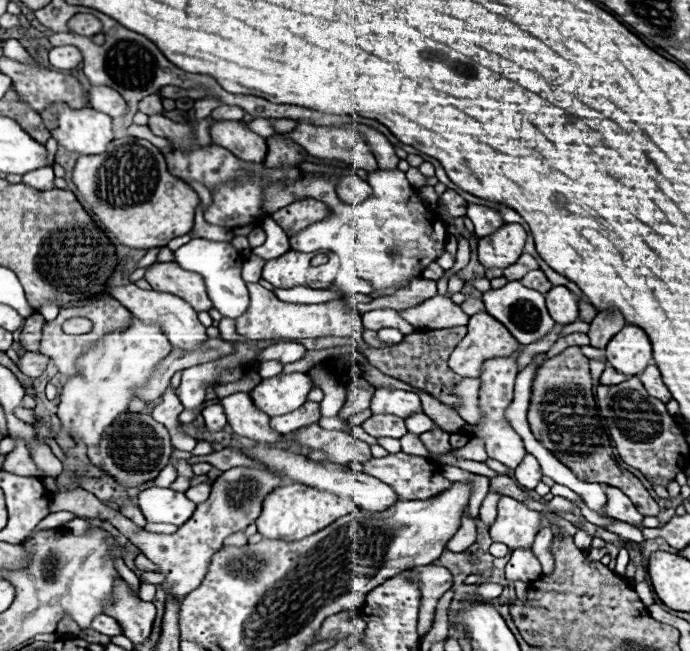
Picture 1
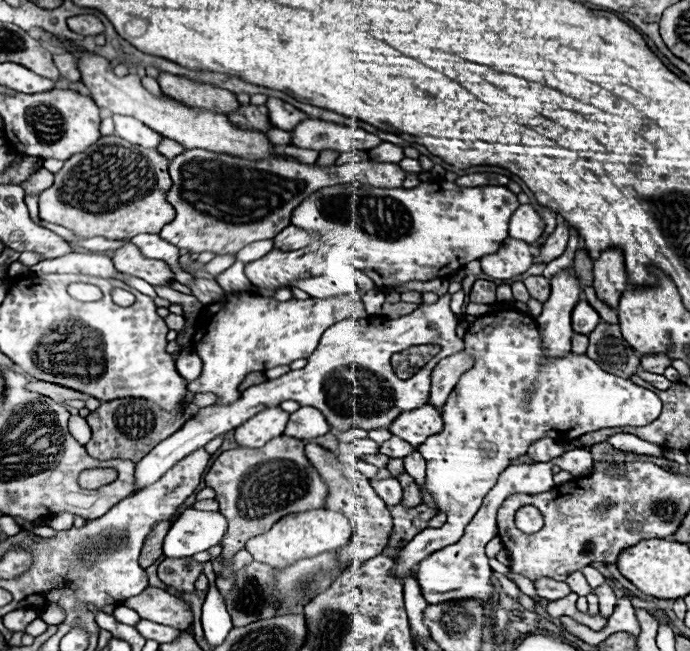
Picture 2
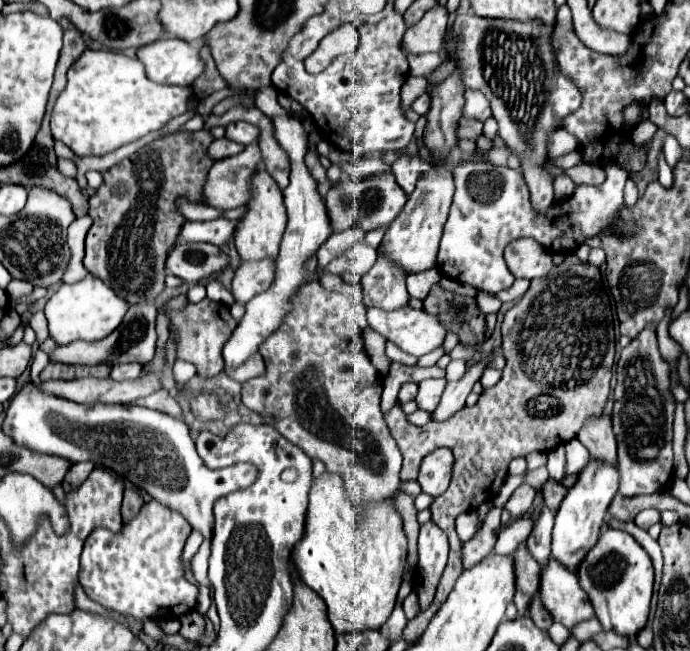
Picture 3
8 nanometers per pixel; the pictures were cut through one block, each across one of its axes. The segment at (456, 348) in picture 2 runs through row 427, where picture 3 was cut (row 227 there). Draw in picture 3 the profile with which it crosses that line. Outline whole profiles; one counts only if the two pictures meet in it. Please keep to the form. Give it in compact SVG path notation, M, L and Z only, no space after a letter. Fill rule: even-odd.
M390 170L378 172L360 182L348 180L348 176L344 174L328 190L324 204L326 204L326 212L328 212L330 226L334 232L342 232L342 230L360 226L362 232L368 234L378 228L388 228L388 224L392 224L392 220L402 212L402 208L406 204L406 192L396 184L396 178L392 176ZM218 218L210 222L186 222L180 230L180 238L186 242L210 242L216 246L226 246L238 228L240 220Z

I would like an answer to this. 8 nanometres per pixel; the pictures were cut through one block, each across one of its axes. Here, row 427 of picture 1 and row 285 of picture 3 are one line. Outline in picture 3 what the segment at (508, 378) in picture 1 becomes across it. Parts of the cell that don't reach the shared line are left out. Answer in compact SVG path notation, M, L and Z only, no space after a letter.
M462 160L452 168L452 178L456 192L442 232L438 268L448 278L480 290L496 294L512 286L514 276L508 270L502 252L506 244L516 238L530 236L540 240L540 244L554 254L568 254L602 232L610 232L616 238L636 236L636 232L622 232L618 226L618 214L624 208L624 182L628 172L608 172L600 186L578 184L568 202L554 202L548 212L536 212L532 208L528 186L520 170L494 166L486 160Z

